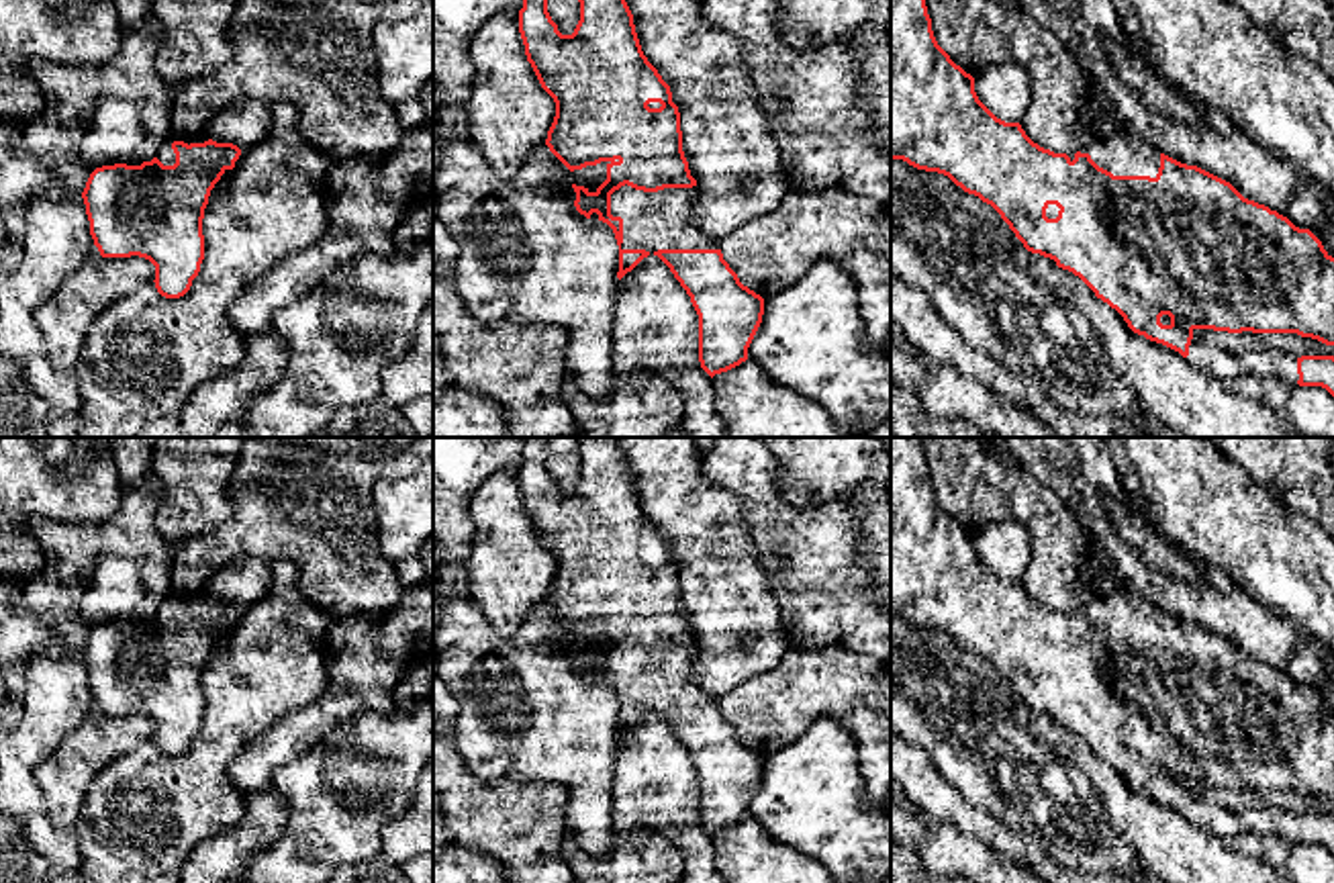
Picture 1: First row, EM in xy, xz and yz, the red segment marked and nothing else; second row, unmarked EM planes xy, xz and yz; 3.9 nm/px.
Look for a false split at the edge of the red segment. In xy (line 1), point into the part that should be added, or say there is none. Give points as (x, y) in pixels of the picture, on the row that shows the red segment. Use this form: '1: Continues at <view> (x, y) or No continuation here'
1: Continues at xy (246, 123)

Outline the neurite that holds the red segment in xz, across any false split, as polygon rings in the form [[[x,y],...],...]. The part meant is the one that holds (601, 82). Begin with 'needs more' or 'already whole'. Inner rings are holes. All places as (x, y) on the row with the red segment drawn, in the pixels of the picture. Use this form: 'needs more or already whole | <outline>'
needs more | [[[523,0],[519,10],[519,33],[541,88],[556,102],[556,117],[545,145],[572,172],[576,192],[574,206],[580,215],[607,223],[619,245],[621,280],[650,253],[658,255],[690,296],[699,315],[699,362],[713,378],[748,360],[748,347],[762,323],[764,298],[744,286],[723,260],[719,241],[705,235],[693,221],[697,208],[697,180],[690,176],[682,151],[680,112],[672,102],[670,86],[641,51],[633,14],[625,0],[578,0],[580,20],[572,35],[562,35],[547,12],[547,0]]]

